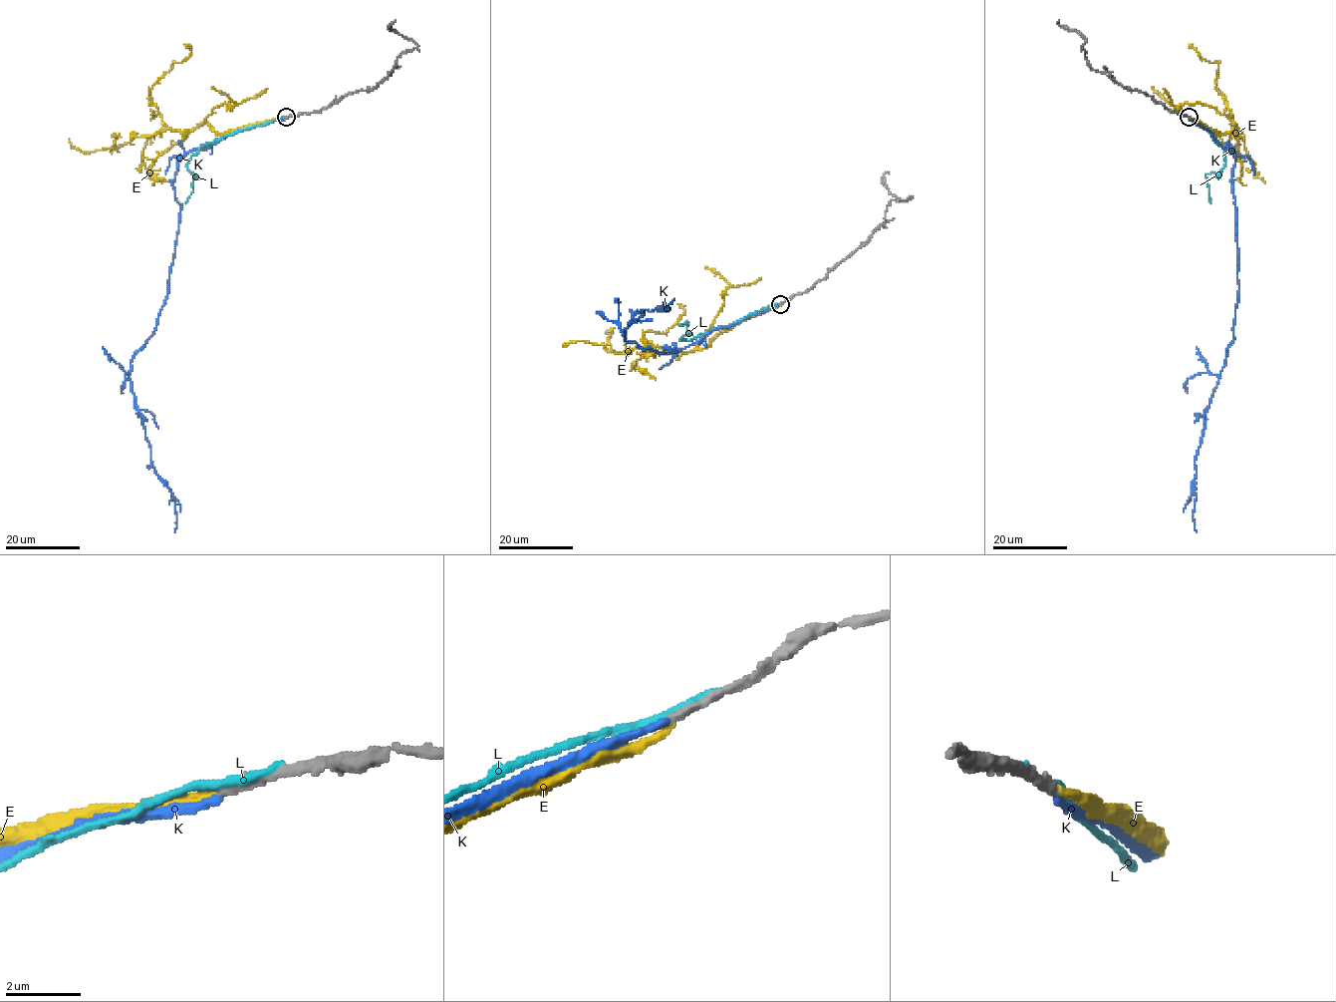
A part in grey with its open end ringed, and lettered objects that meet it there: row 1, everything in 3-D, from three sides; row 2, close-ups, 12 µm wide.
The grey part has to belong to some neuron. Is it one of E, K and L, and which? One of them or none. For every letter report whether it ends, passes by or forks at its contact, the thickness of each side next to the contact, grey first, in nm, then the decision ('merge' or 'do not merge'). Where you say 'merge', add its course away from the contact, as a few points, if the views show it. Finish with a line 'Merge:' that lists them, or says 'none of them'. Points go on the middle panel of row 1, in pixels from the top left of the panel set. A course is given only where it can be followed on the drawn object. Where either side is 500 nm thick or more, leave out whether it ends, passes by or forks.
E: it ends; calibres 280 and 200 nm; do not merge
K: it ends; calibres 260 and 180 nm; do not merge
L: it ends; calibres 340 and 240 nm; do not merge
Merge: none of them

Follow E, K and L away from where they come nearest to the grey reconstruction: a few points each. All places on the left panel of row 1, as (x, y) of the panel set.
E: (287, 117), (216, 134), (205, 124), (187, 131), (169, 129), (148, 91), (174, 62), (190, 53), (184, 44)
K: (287, 118), (226, 135), (178, 162), (167, 295), (129, 377), (150, 466), (174, 503), (174, 531)
L: (290, 116), (205, 144), (187, 165), (193, 175), (192, 191), (186, 202)

